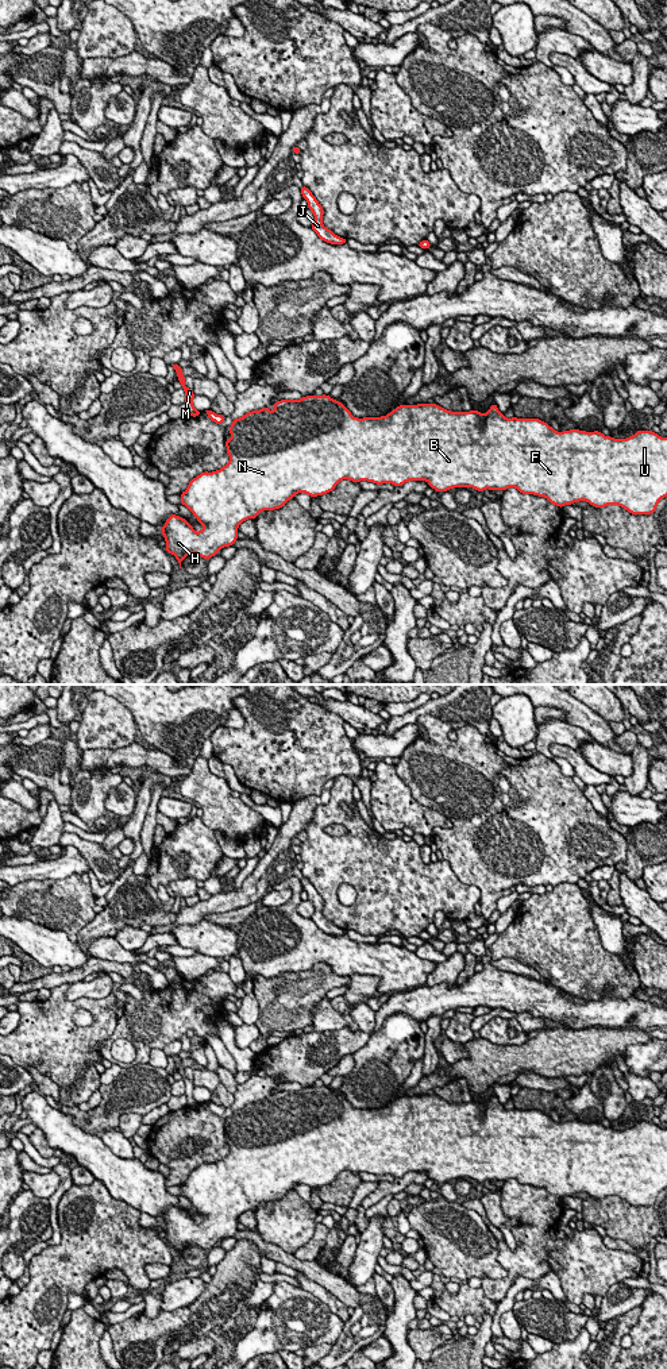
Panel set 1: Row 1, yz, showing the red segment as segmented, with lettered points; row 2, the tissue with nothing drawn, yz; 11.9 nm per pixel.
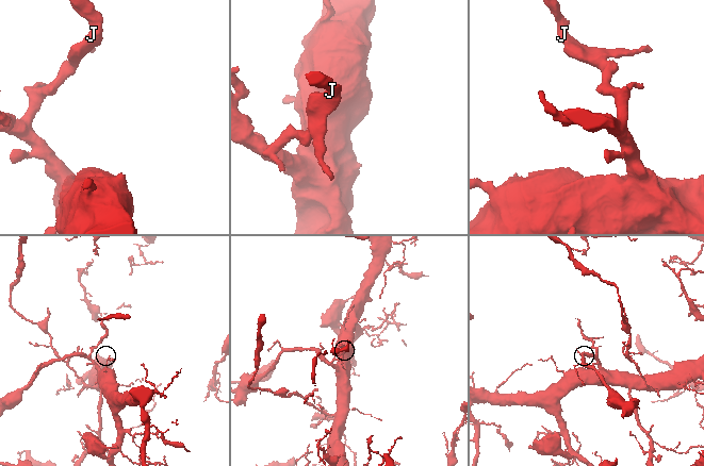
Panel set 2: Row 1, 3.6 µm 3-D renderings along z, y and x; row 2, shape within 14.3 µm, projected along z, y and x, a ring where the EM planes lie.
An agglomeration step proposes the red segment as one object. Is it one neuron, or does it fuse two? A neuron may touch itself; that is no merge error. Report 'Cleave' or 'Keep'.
Keep

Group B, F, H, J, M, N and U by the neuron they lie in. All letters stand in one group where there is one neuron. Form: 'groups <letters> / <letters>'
groups B F H J M N U

